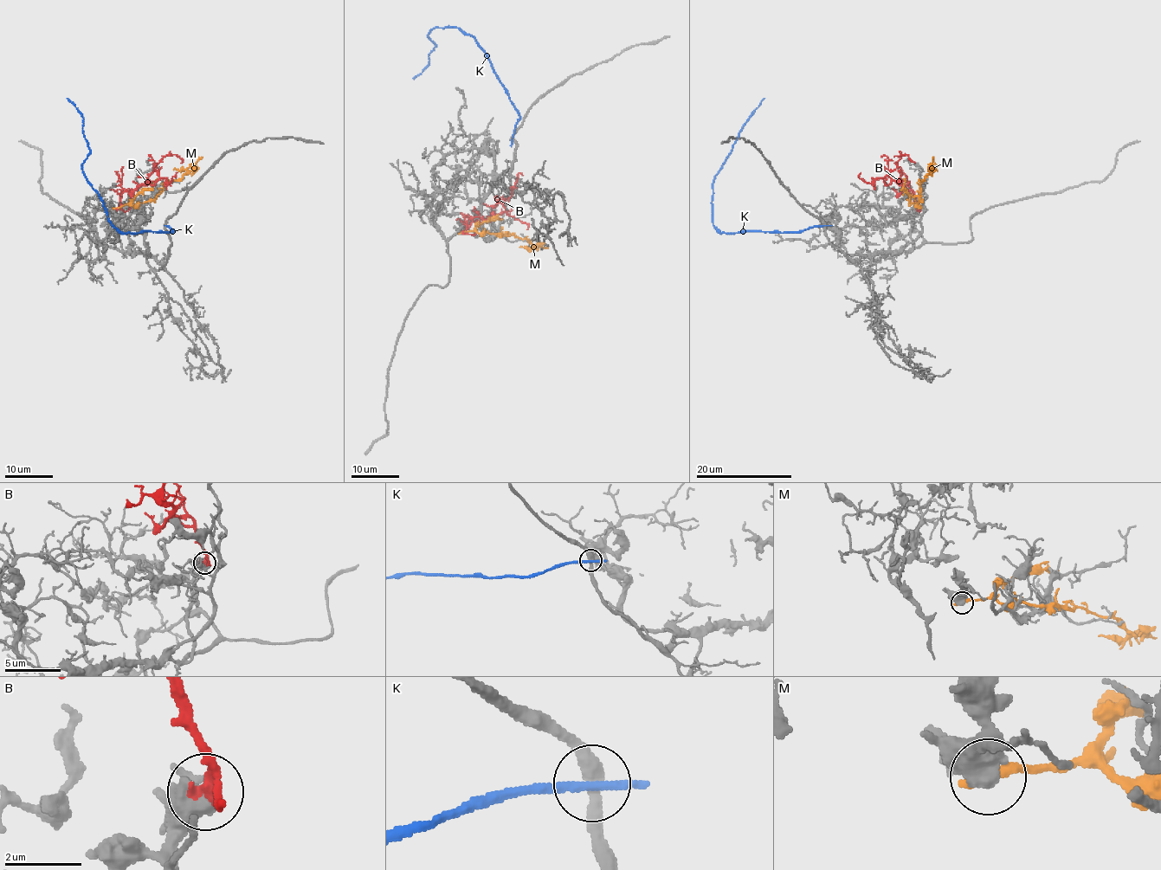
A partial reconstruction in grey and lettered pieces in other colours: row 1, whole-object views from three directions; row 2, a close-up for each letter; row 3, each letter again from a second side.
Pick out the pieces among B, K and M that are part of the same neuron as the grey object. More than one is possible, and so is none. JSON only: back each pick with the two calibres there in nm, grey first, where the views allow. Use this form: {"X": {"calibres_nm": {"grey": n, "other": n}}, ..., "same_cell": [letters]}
{"B": {"calibres_nm": {"grey": 500, "other": 240}}, "same_cell": ["B"]}

